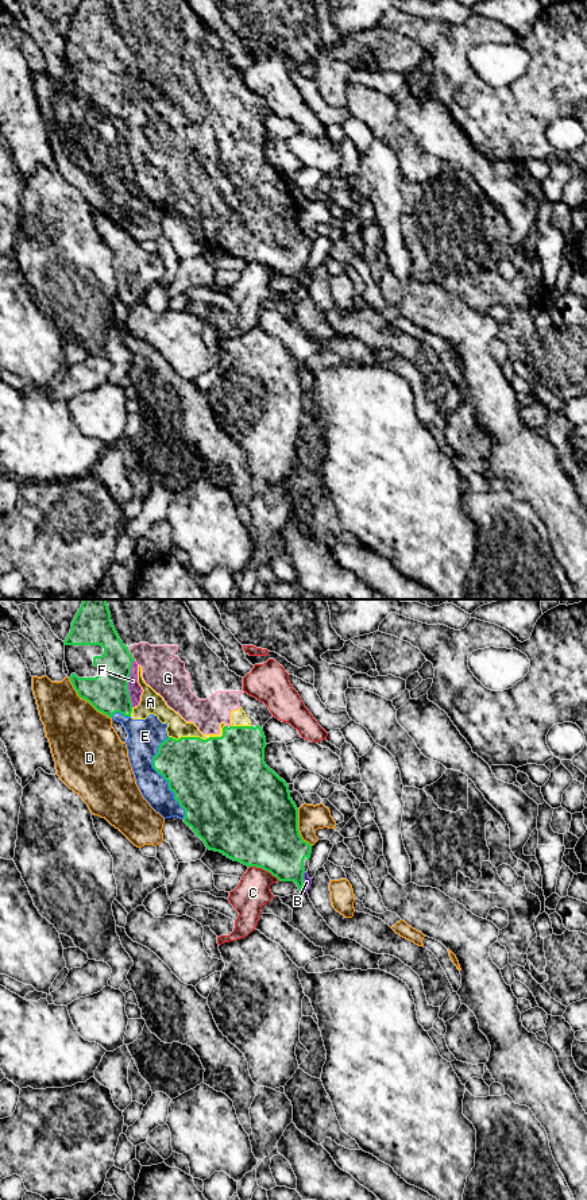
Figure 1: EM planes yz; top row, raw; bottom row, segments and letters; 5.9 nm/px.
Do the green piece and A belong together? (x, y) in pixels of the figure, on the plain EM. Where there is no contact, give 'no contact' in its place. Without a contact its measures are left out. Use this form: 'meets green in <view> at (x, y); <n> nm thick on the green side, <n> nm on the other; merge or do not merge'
meets green in yz at (200, 134); 480 nm thick on the green side, 120 nm on the other; merge

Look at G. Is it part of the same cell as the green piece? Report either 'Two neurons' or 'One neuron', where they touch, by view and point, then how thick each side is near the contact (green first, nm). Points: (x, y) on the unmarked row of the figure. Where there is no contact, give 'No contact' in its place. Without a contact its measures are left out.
One neuron. Touches green at yz (130, 49). Thickness 220 nm (green) against 220 nm

